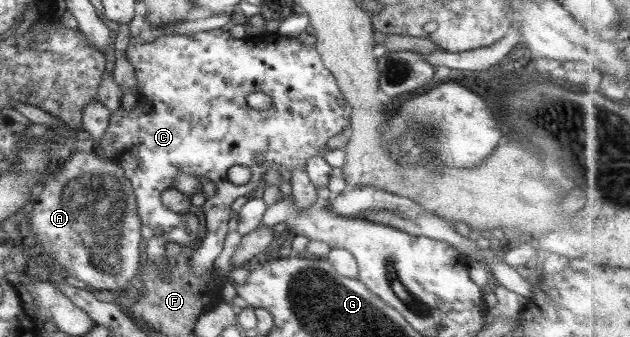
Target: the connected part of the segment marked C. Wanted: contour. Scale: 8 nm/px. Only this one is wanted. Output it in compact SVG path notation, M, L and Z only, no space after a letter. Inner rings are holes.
M212 29L189 35L160 35L153 43L129 43L126 56L134 69L136 102L133 109L125 111L120 106L109 116L109 124L98 147L109 161L116 162L124 171L134 193L135 214L141 224L152 229L155 237L161 237L161 231L167 231L167 225L163 227L164 205L160 197L162 191L172 187L176 175L205 177L215 185L214 195L201 200L206 216L204 229L207 231L199 247L188 257L193 275L206 279L213 269L212 263L223 249L223 238L228 231L229 205L237 197L253 195L266 171L279 172L281 167L290 173L296 169L305 171L310 157L322 157L327 153L327 140L337 139L349 126L347 116L343 114L343 103L346 101L313 45L305 45L296 37L261 34L251 39L233 39L228 32ZM254 91L261 91L271 99L267 109L254 111L245 102L245 97ZM257 153L265 157L261 165L253 160ZM231 165L248 167L250 180L243 185L229 182L226 173Z

